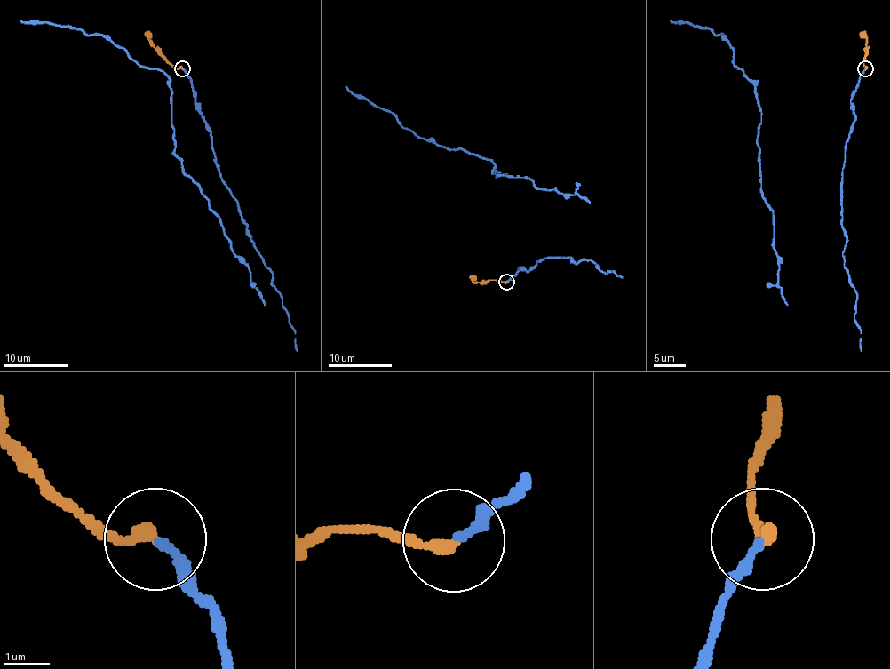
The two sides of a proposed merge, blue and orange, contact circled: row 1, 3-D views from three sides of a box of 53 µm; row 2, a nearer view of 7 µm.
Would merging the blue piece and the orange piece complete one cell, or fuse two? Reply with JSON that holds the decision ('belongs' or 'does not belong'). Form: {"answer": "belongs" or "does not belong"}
{"answer": "belongs"}

